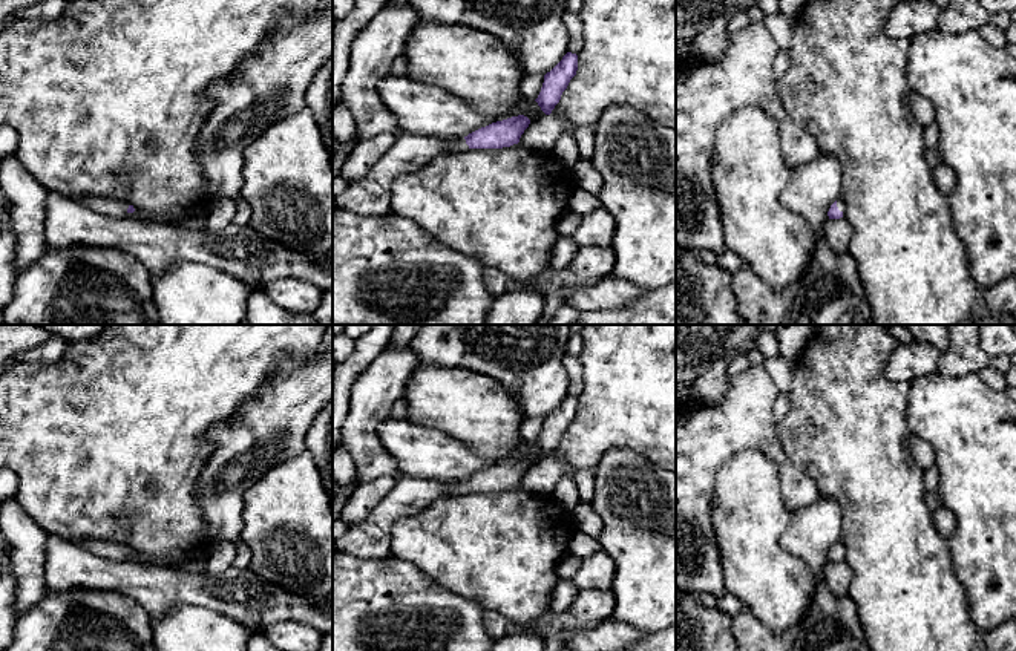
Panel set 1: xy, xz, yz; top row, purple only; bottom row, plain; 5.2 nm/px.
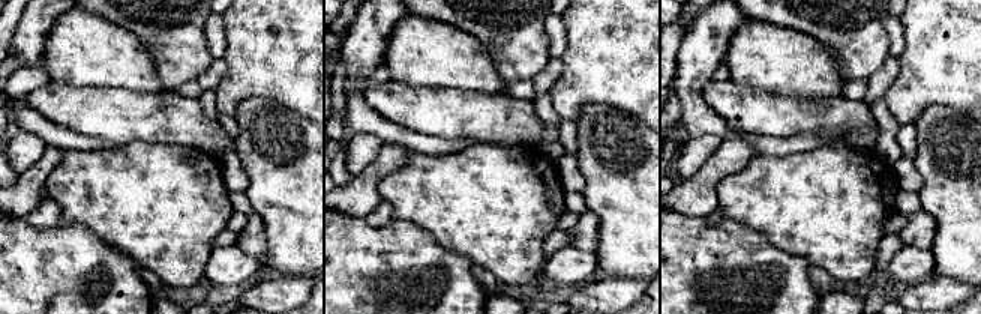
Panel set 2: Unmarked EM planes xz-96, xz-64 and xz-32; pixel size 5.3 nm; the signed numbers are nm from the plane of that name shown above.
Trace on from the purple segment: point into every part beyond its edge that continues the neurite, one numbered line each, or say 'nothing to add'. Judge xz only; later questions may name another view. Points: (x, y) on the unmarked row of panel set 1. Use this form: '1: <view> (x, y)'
1: xz (457, 487)

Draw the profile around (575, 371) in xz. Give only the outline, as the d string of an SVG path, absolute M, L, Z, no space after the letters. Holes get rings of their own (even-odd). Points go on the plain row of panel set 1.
M567 355L562 358L562 365L569 375L567 395L579 397L584 389L584 368L578 357Z

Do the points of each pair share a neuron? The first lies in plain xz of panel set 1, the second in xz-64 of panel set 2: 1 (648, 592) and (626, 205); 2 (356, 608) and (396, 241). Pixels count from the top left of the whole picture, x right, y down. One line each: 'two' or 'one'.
1: one
2: one

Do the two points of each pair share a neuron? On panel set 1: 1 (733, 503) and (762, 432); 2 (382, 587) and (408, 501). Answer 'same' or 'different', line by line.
1: different
2: different

